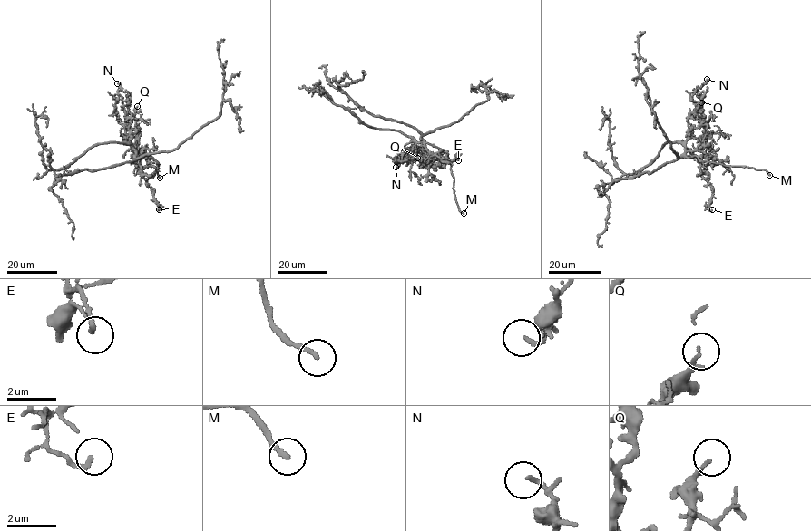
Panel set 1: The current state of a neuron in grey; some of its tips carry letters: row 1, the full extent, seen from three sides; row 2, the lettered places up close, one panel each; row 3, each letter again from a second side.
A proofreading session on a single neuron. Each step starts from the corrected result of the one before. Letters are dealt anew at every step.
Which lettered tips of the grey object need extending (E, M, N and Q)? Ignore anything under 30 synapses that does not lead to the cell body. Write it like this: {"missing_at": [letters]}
{"missing_at": ["M"]}

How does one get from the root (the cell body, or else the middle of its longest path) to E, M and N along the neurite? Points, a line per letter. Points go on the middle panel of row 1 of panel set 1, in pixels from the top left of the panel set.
E: (421, 141), (426, 150), (443, 162), (450, 162), (456, 156), (458, 160)
M: (421, 141), (446, 152), (454, 179), (454, 199), (464, 213)
N: (421, 141), (415, 144), (413, 161), (408, 161), (407, 150), (405, 158), (395, 167)

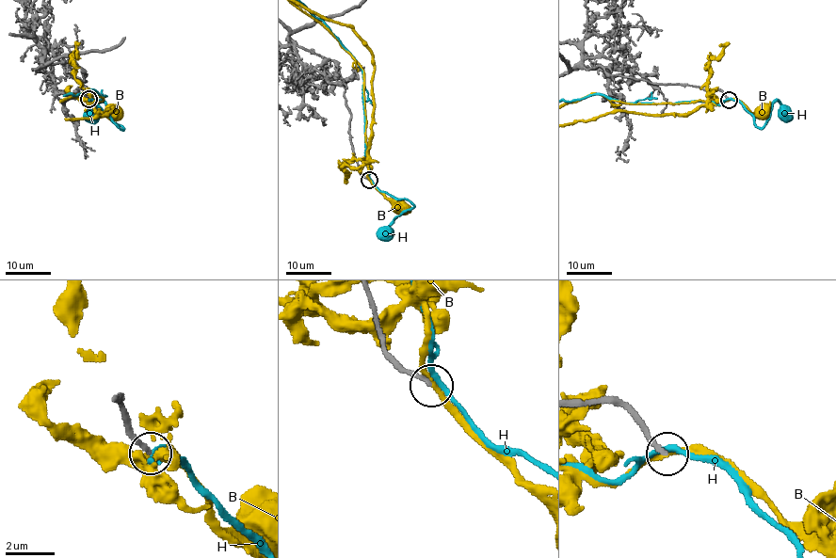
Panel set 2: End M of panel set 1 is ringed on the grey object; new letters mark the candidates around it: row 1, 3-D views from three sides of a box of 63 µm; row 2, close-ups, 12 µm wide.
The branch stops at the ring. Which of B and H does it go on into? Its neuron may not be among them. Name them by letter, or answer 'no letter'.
no letter

